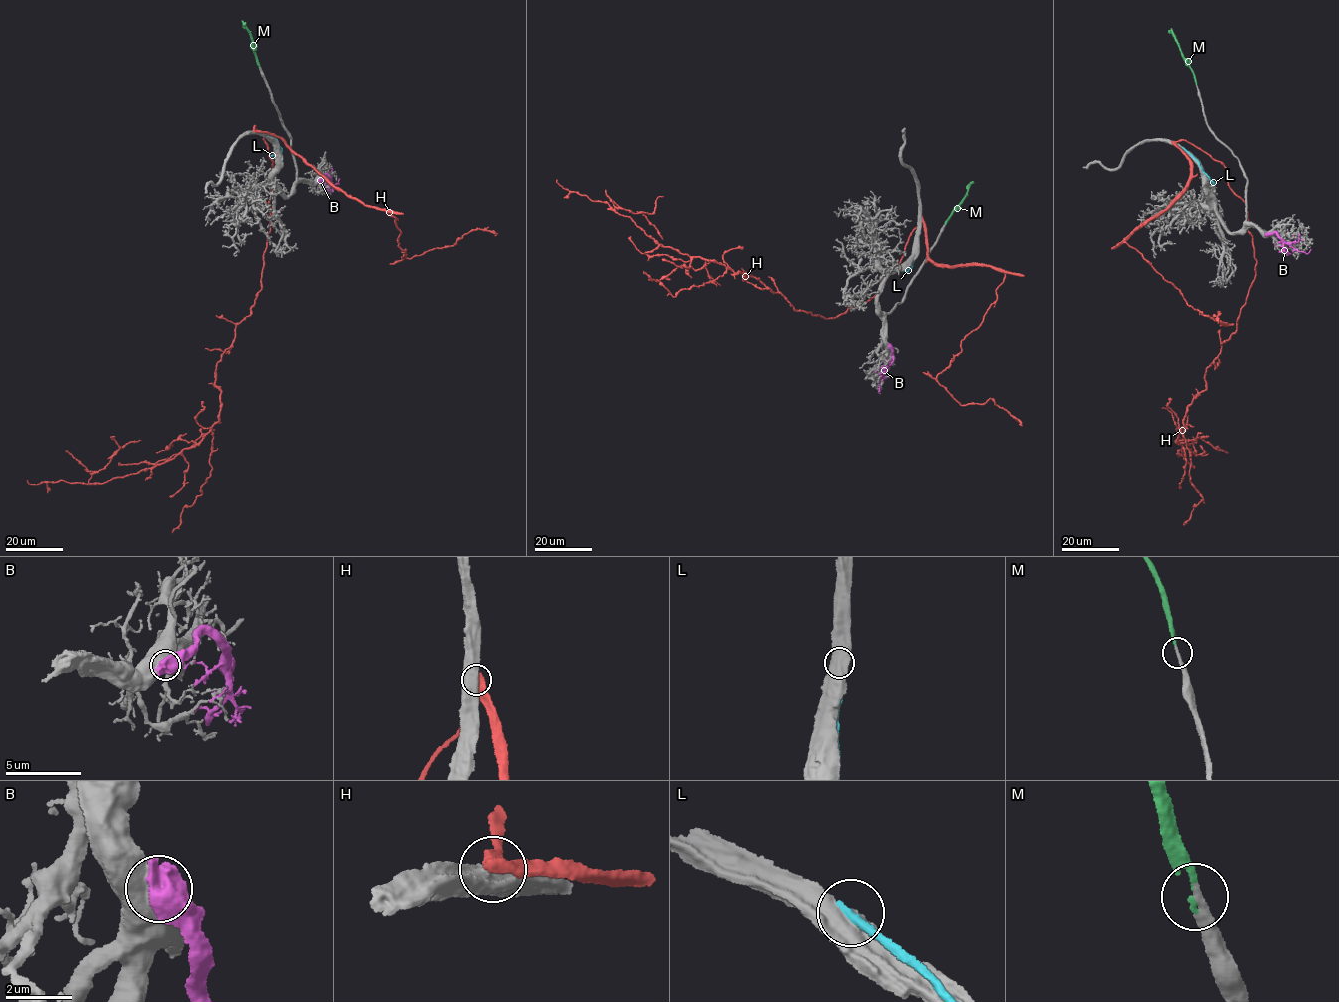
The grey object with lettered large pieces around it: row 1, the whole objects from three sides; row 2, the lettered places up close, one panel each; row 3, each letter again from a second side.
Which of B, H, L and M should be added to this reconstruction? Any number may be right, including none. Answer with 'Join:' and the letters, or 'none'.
Join: M

